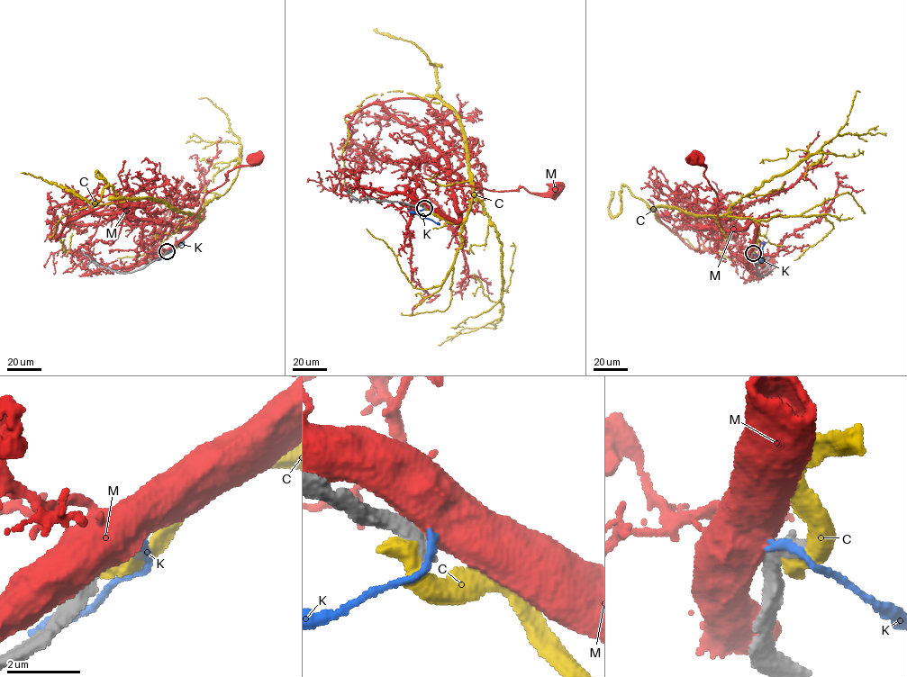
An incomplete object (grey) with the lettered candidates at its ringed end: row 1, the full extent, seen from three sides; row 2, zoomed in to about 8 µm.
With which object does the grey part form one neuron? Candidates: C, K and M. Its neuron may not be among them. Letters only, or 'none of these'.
C

